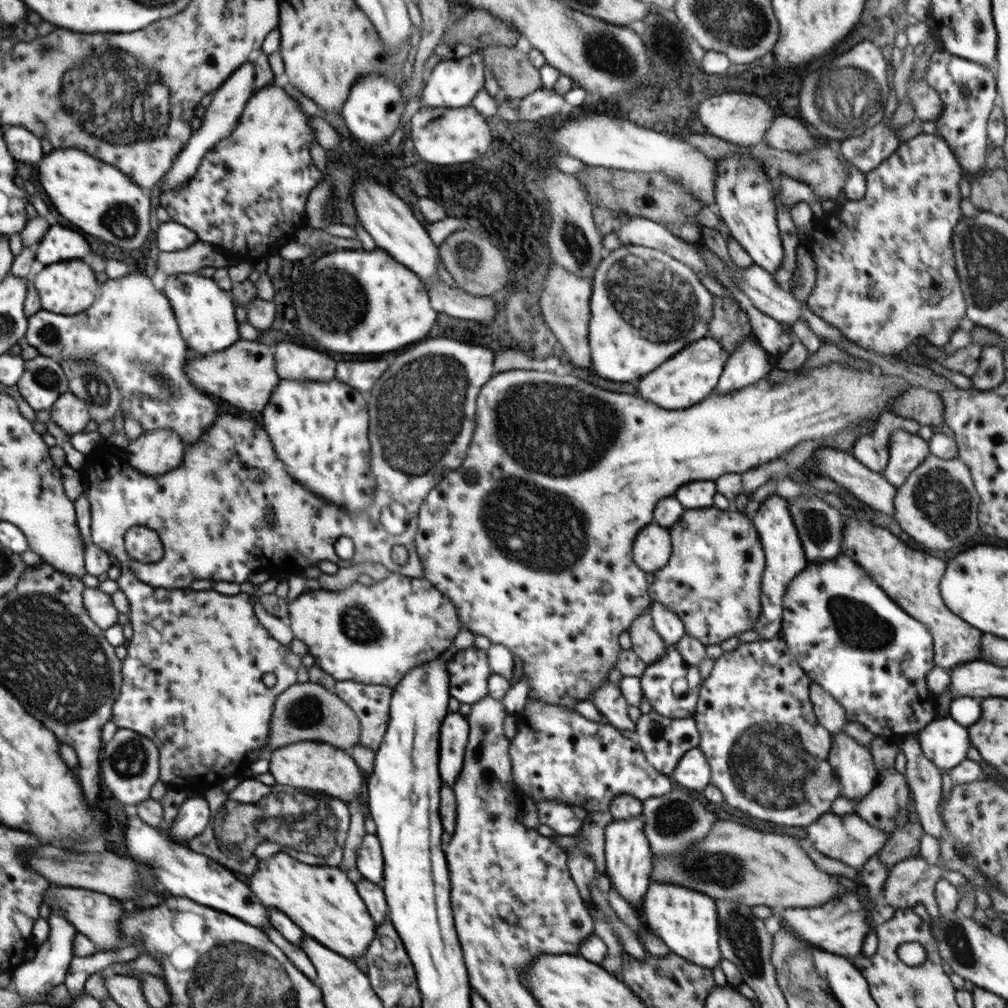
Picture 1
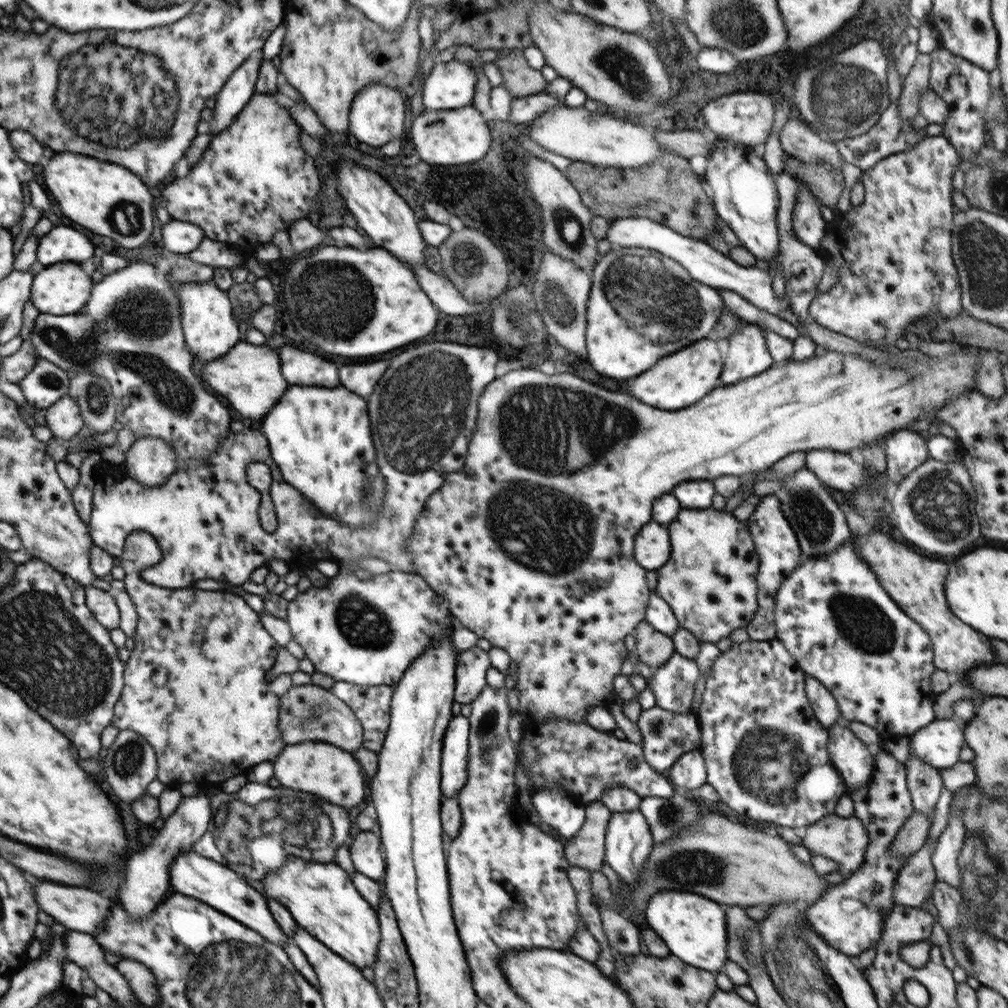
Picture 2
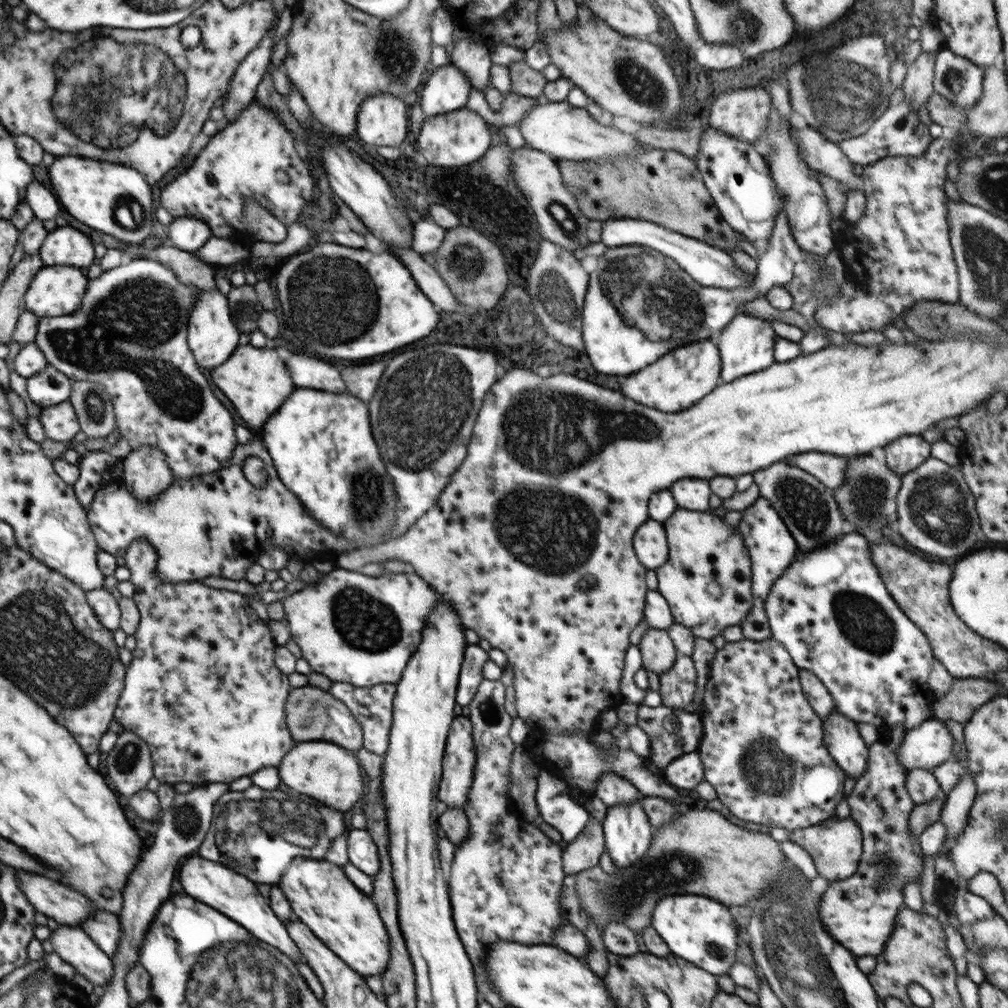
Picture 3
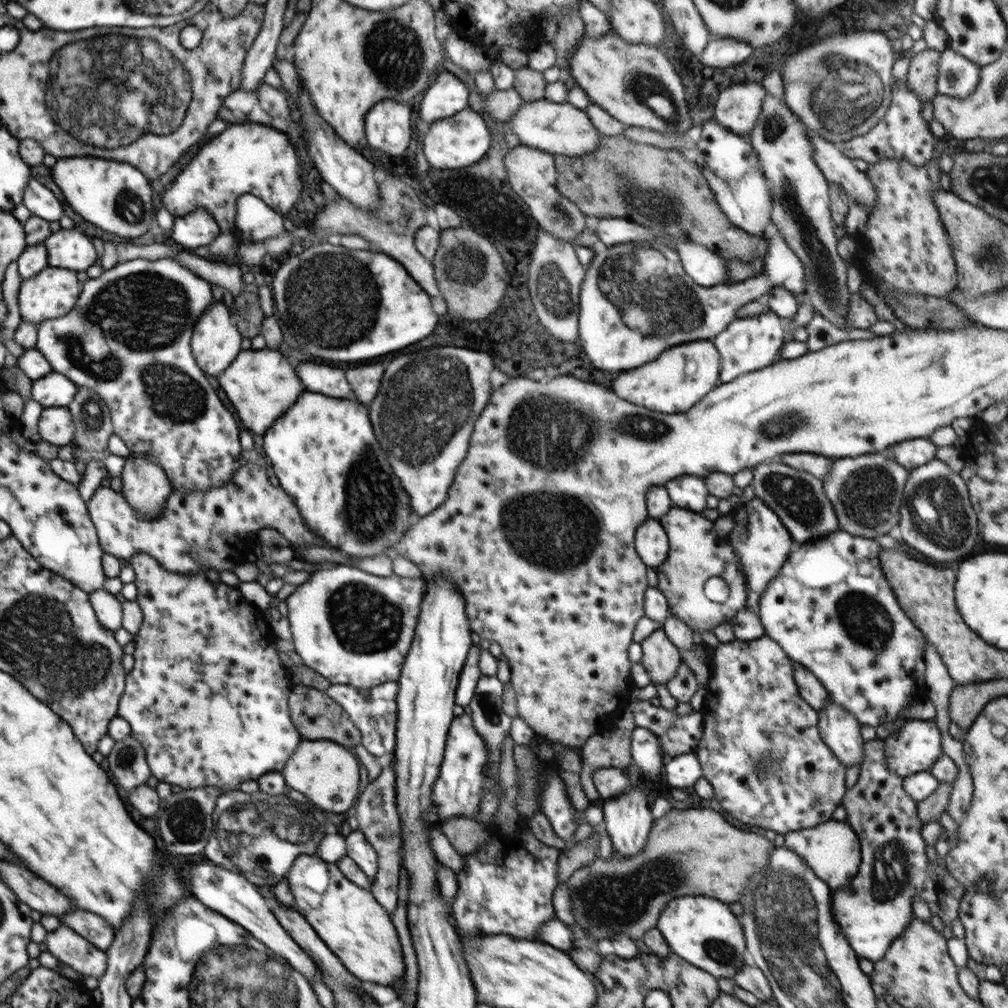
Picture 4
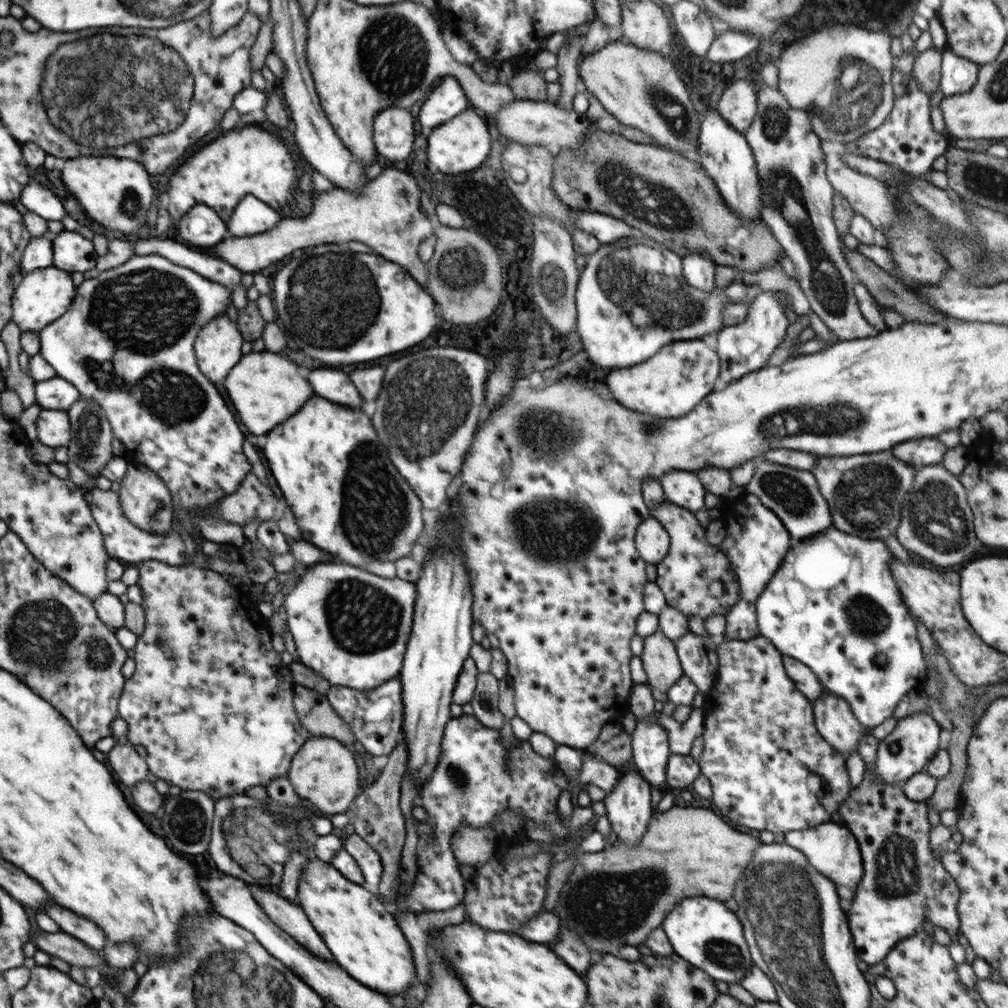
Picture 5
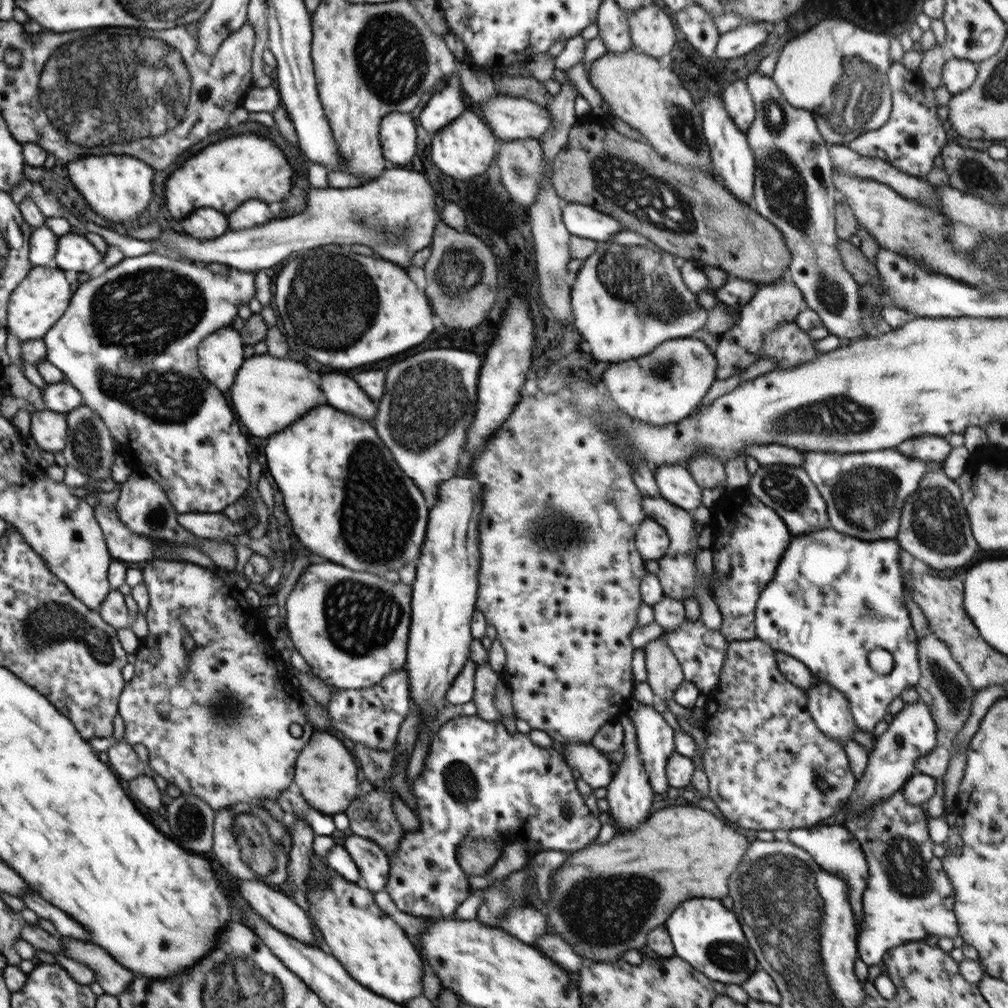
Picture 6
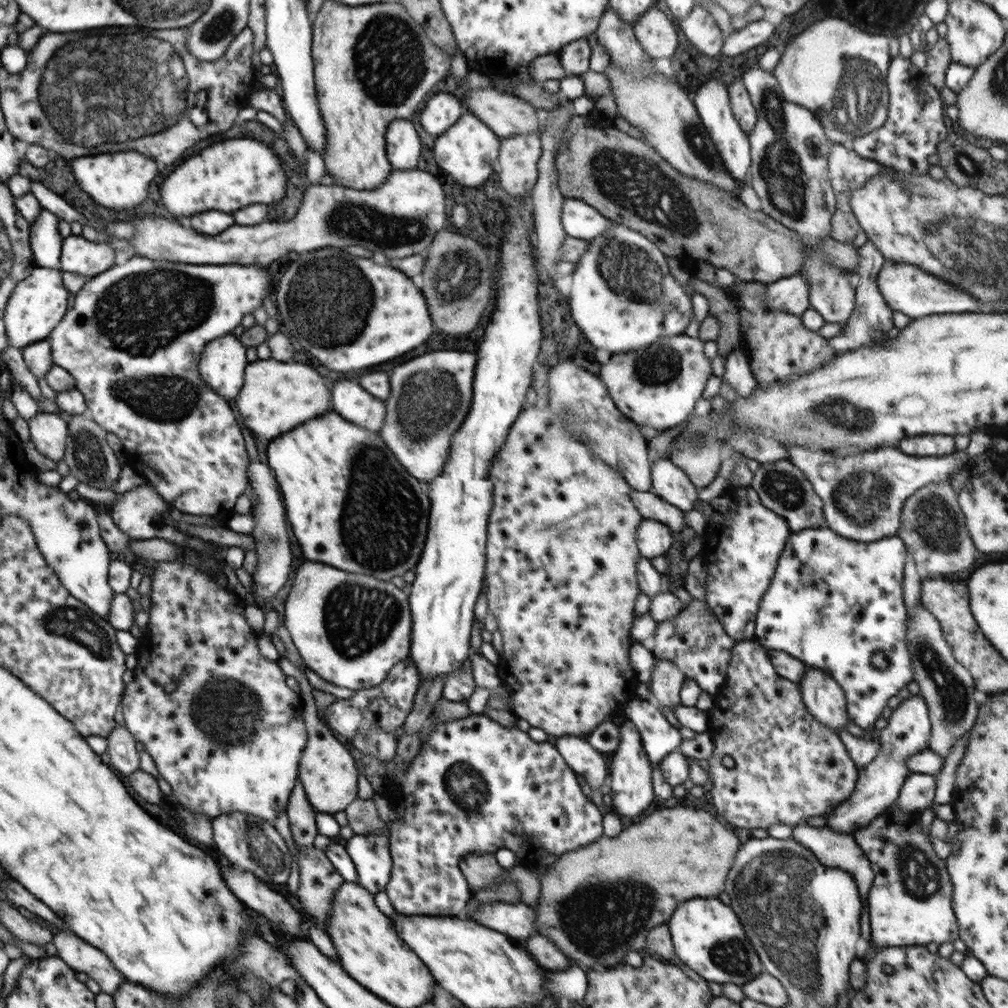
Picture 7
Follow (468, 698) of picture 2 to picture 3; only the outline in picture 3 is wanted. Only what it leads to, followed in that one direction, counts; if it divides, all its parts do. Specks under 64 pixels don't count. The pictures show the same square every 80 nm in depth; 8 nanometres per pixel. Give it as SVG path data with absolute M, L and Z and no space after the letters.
M468 645L465 648L455 696L455 702L460 706L469 705L474 698L478 686L484 680L483 666L488 659L489 654L480 645Z

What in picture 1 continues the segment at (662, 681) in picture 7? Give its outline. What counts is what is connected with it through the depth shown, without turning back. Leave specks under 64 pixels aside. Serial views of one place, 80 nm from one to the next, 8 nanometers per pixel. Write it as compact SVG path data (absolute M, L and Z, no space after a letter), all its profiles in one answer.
M649 609L636 617L628 634L631 636L632 650L647 665L662 658L669 649L665 640L656 632Z

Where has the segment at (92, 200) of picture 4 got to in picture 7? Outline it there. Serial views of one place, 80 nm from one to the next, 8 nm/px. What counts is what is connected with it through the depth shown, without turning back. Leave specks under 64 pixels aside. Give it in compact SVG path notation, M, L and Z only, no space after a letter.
M138 152L78 157L70 162L70 167L84 192L87 192L100 206L124 212L124 216L148 196L148 184L158 174L158 163Z

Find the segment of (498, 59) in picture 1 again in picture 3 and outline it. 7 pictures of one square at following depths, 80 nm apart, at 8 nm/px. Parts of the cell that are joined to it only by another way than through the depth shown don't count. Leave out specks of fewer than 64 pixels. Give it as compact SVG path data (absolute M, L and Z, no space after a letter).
M522 56L507 66L510 71L511 92L528 97L542 97L547 80L541 70L530 68Z

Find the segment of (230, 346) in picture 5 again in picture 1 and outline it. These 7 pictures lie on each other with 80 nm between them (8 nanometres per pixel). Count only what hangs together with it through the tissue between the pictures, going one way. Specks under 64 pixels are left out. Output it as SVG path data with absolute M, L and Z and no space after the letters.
M179 273L161 278L162 290L170 299L173 311L186 342L197 354L218 352L232 346L240 339L239 323L234 312L235 304L230 292L222 290L213 278L204 278L196 273Z

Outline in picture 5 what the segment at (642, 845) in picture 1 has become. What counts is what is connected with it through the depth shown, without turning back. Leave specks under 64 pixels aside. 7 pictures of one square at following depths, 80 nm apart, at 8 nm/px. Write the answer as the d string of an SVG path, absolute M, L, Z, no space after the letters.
M636 768L628 770L628 772L621 774L612 792L607 794L604 798L604 806L606 808L606 816L611 824L613 839L625 842L625 845L634 844L638 842L639 838L646 832L646 826L652 820L655 810L652 809L652 786L640 774Z

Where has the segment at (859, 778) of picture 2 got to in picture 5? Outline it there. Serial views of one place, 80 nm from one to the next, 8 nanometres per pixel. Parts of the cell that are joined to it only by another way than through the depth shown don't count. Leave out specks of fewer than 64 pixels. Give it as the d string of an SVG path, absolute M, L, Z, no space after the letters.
M824 690L813 703L815 726L820 736L847 759L858 752L863 728L844 698Z

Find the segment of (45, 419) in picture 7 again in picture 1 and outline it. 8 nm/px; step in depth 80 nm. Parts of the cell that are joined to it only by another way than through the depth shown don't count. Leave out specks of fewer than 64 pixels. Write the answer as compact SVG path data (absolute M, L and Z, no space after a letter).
M72 393L61 395L50 409L50 416L51 421L57 423L70 436L83 432L90 421L86 403Z

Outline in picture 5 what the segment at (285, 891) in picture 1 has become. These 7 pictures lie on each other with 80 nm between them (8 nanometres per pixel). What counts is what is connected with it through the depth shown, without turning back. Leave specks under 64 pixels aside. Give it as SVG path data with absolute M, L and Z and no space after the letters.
M310 858L302 867L297 898L297 904L304 909L316 932L330 949L333 960L352 978L381 995L385 992L402 995L411 987L412 981L415 979L413 949L397 924L397 920L387 911L382 900L376 894L372 894L366 887L346 879L331 863Z

